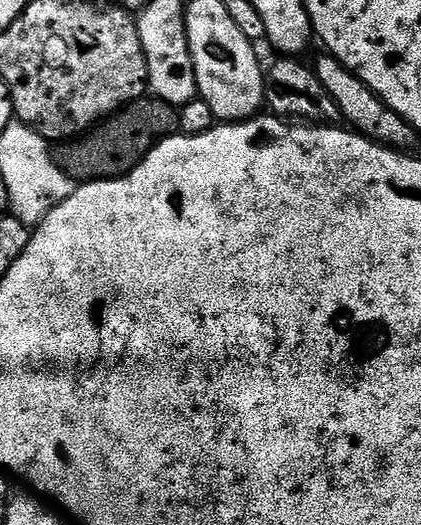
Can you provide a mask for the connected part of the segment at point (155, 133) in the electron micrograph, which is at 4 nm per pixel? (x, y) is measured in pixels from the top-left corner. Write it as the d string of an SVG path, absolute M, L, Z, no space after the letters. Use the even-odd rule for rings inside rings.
M133 98L103 120L77 135L62 156L62 164L69 173L80 178L111 178L132 171L150 149L156 147L165 136L173 135L178 128L177 105L164 100Z

